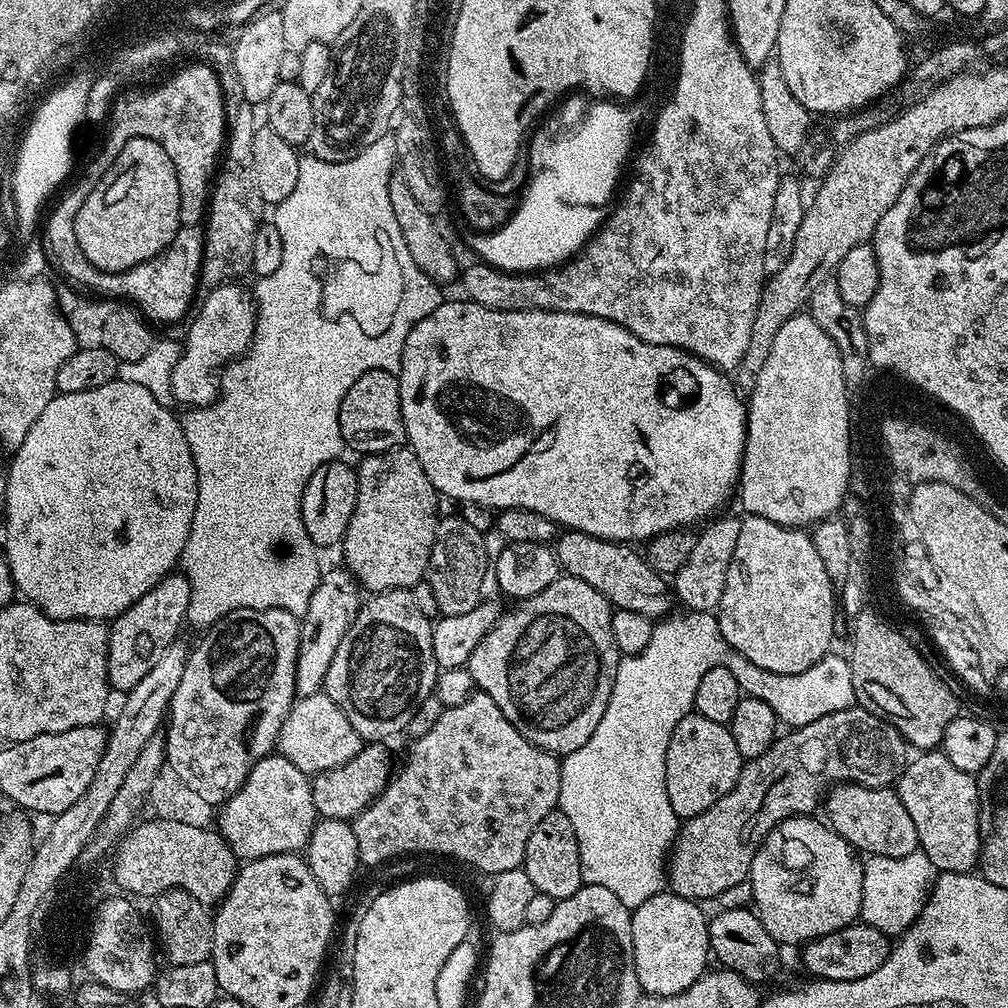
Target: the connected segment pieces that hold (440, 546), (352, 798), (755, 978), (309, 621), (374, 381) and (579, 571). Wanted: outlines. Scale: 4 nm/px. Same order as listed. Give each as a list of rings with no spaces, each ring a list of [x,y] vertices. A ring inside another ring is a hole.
[[[459,514],[446,515],[439,521],[434,534],[433,550],[430,554],[426,582],[438,598],[440,616],[457,616],[474,610],[482,599],[480,587],[484,584],[484,575],[490,572],[490,561],[486,554],[484,533],[474,530]]]
[[[380,742],[365,743],[359,754],[350,758],[350,762],[337,768],[322,770],[311,777],[317,817],[351,821],[359,812],[366,810],[366,806],[375,800],[392,778],[394,763],[392,764],[392,756],[384,747]]]
[[[751,907],[719,910],[715,915],[716,917],[713,915],[708,922],[708,946],[715,963],[717,960],[717,965],[729,968],[757,986],[763,985],[763,980],[770,979],[780,968],[781,945],[777,944],[774,938],[770,938],[770,934],[766,934],[766,926],[762,926],[760,917]]]
[[[339,566],[323,573],[320,585],[310,598],[310,606],[300,620],[300,645],[296,659],[296,690],[300,696],[309,696],[321,691],[326,678],[326,670],[334,660],[334,650],[346,634],[350,622],[362,603],[362,588],[348,568]]]
[[[370,370],[362,374],[362,378],[358,378],[350,390],[346,390],[346,398],[342,398],[338,410],[338,426],[342,430],[345,445],[359,454],[388,452],[392,448],[401,447],[408,435],[402,422],[402,398],[397,373]]]
[[[575,530],[561,531],[554,541],[557,561],[567,575],[586,582],[586,586],[594,586],[613,609],[634,610],[653,622],[659,621],[669,615],[668,603],[674,600],[669,581],[659,576],[643,555],[632,548],[635,547],[628,542],[594,538],[594,534]]]

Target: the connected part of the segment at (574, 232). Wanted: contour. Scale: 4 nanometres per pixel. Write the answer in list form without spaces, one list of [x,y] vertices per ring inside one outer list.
[[[517,203],[512,217],[502,227],[496,229],[495,232],[487,233],[487,235],[483,232],[473,231],[468,244],[480,255],[477,257],[483,263],[492,264],[495,268],[503,268],[506,272],[519,274],[521,272],[547,270],[571,260],[592,239],[594,233],[604,223],[605,219],[606,212],[603,212],[600,208],[594,208],[591,203],[586,205],[566,204],[563,207],[560,204],[552,204],[552,212],[548,212],[548,216],[544,216],[544,212],[540,212],[540,216],[536,216],[536,208],[532,208],[532,204]]]

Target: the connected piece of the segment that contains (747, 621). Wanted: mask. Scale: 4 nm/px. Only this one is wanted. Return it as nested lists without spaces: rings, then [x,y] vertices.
[[[745,515],[740,521],[738,542],[734,545],[726,578],[726,590],[722,590],[718,609],[720,633],[733,650],[754,662],[754,666],[762,666],[762,670],[770,670],[779,676],[802,674],[802,670],[810,670],[814,662],[833,651],[838,596],[807,531],[785,528],[783,524],[775,524],[761,516]]]

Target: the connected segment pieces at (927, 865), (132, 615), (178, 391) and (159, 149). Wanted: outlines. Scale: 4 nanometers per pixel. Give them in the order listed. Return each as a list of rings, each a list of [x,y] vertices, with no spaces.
[[[919,850],[902,854],[902,858],[889,856],[868,856],[863,861],[862,906],[860,920],[883,930],[909,928],[915,922],[928,901],[928,894],[934,883],[934,869],[930,858]]]
[[[169,574],[160,579],[158,586],[154,586],[154,590],[142,594],[142,598],[138,598],[138,602],[134,602],[134,606],[130,606],[121,616],[111,621],[108,630],[109,689],[116,691],[117,688],[120,694],[127,694],[131,688],[138,686],[138,682],[142,682],[142,678],[146,678],[146,674],[150,674],[150,670],[158,663],[158,658],[162,658],[162,654],[166,654],[166,646],[170,646],[181,635],[180,627],[185,627],[189,606],[188,580],[183,574]]]
[[[239,283],[223,284],[203,297],[196,317],[188,324],[188,335],[182,341],[182,351],[172,371],[172,399],[188,408],[207,408],[216,401],[218,377],[227,364],[240,359],[252,347],[252,335],[256,329],[256,306],[251,291],[239,288]]]
[[[130,138],[126,146],[122,146],[110,170],[96,180],[94,190],[90,190],[86,202],[82,202],[82,210],[78,210],[74,218],[74,232],[78,246],[82,246],[82,254],[86,254],[86,258],[103,272],[128,271],[154,258],[163,248],[170,246],[181,227],[178,174],[174,162],[170,162],[168,151],[150,138]]]

